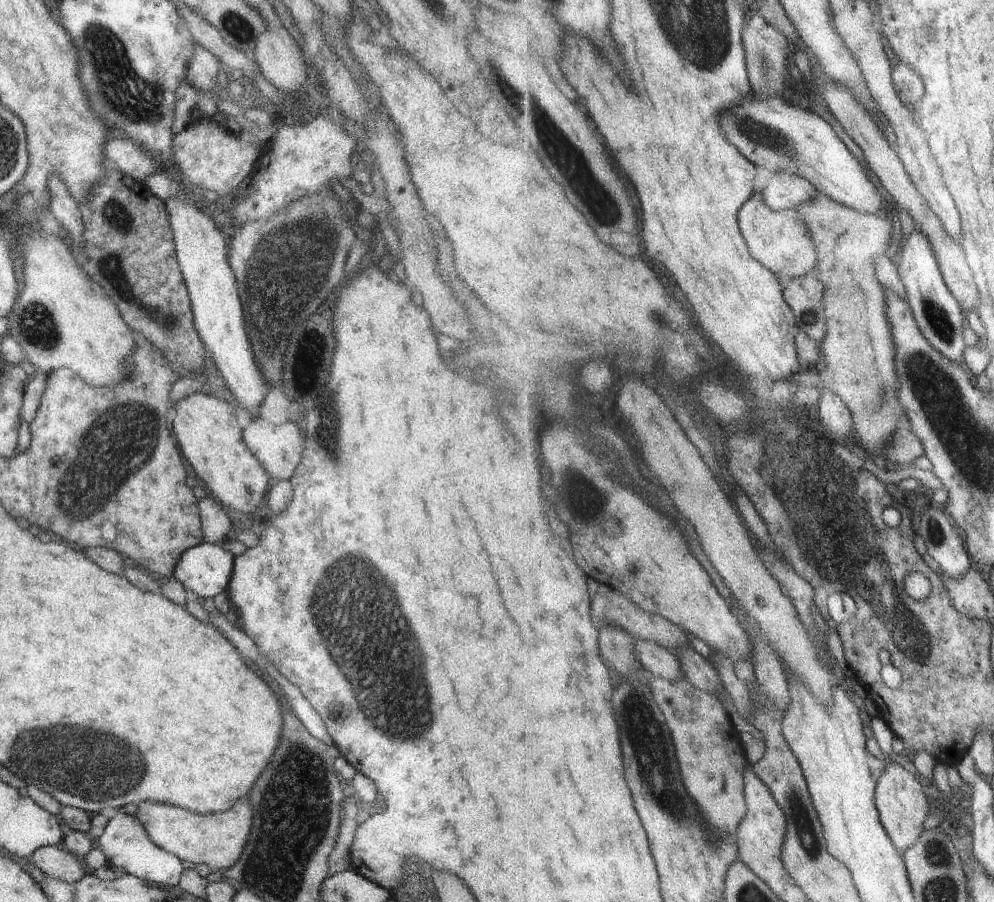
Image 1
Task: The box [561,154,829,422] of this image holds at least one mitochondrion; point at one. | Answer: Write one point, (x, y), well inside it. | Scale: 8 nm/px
(666, 325)

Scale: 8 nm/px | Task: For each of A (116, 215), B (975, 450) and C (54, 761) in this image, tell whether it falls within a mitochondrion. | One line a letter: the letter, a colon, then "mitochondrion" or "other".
A: mitochondrion
B: mitochondrion
C: mitochondrion

